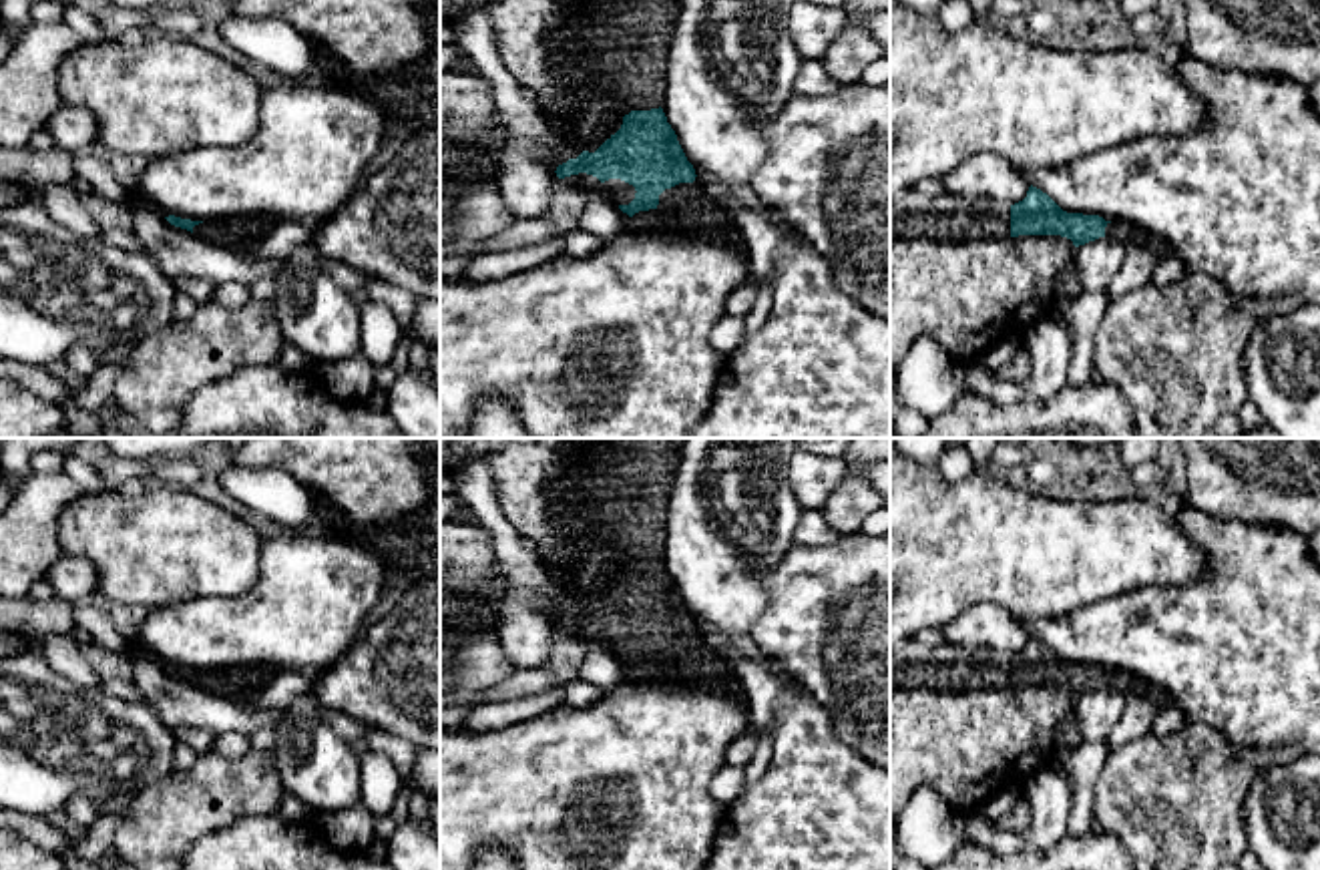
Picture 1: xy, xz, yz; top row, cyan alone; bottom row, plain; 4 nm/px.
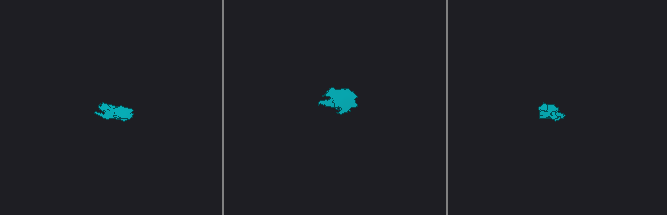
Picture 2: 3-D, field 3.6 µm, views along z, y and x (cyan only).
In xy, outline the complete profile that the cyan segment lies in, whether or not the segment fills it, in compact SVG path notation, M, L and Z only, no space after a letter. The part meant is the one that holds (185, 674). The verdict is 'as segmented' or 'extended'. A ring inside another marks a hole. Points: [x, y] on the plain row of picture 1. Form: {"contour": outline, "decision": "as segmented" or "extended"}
{"contour": "M175 665L165 667L171 675L187 679L203 689L221 693L229 699L243 701L265 687L277 669L267 665L245 665L231 669L191 671Z", "decision": "extended"}

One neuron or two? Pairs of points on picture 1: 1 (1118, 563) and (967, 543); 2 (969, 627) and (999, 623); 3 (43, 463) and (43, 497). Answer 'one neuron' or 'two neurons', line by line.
1: one neuron
2: one neuron
3: two neurons

